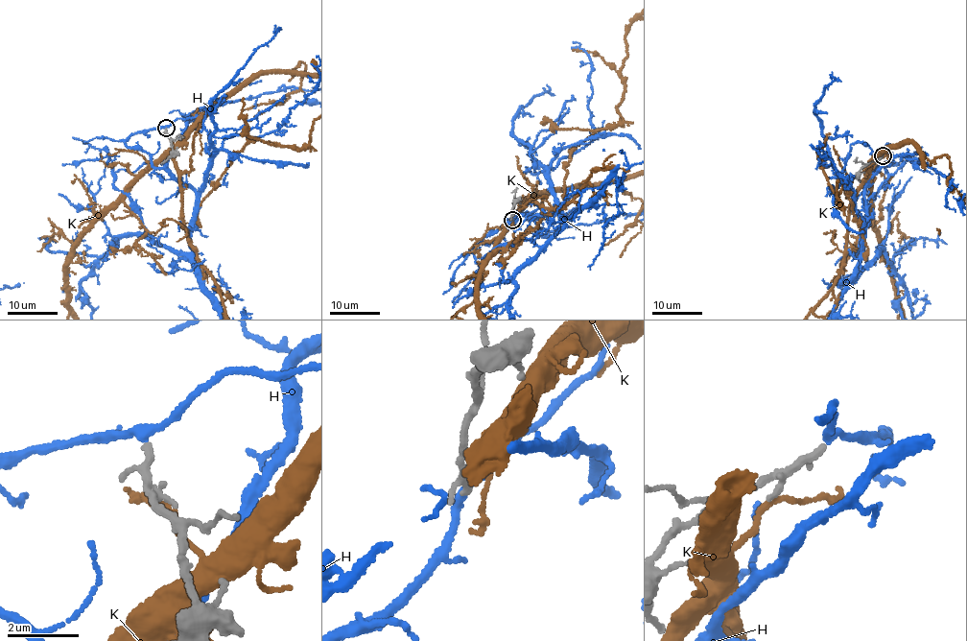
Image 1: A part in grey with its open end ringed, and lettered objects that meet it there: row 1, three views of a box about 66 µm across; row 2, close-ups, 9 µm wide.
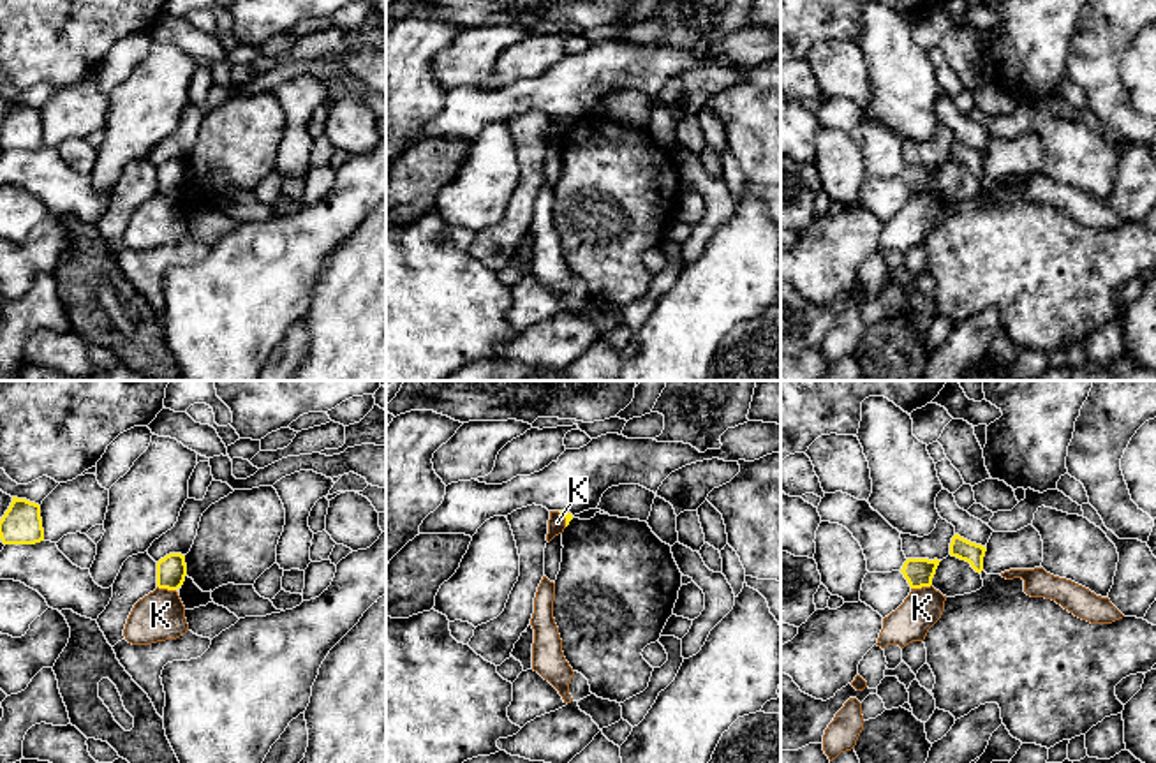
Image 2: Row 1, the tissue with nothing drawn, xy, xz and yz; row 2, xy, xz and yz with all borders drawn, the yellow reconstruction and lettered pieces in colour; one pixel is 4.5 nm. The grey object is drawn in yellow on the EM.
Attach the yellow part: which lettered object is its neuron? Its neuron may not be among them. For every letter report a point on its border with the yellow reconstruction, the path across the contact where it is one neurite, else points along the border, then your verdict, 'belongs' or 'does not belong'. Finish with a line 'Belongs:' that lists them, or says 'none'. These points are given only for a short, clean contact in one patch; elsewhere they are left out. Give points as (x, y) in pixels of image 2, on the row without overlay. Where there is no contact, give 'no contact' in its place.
H: no contact | belongs
K: yz (920, 192) | along yz (931, 189), (911, 194) | does not belong
Belongs: H

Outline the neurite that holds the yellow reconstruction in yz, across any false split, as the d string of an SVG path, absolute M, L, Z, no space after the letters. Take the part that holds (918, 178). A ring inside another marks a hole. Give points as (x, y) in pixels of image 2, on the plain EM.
M908 164L900 174L911 194L930 192L941 166Z

